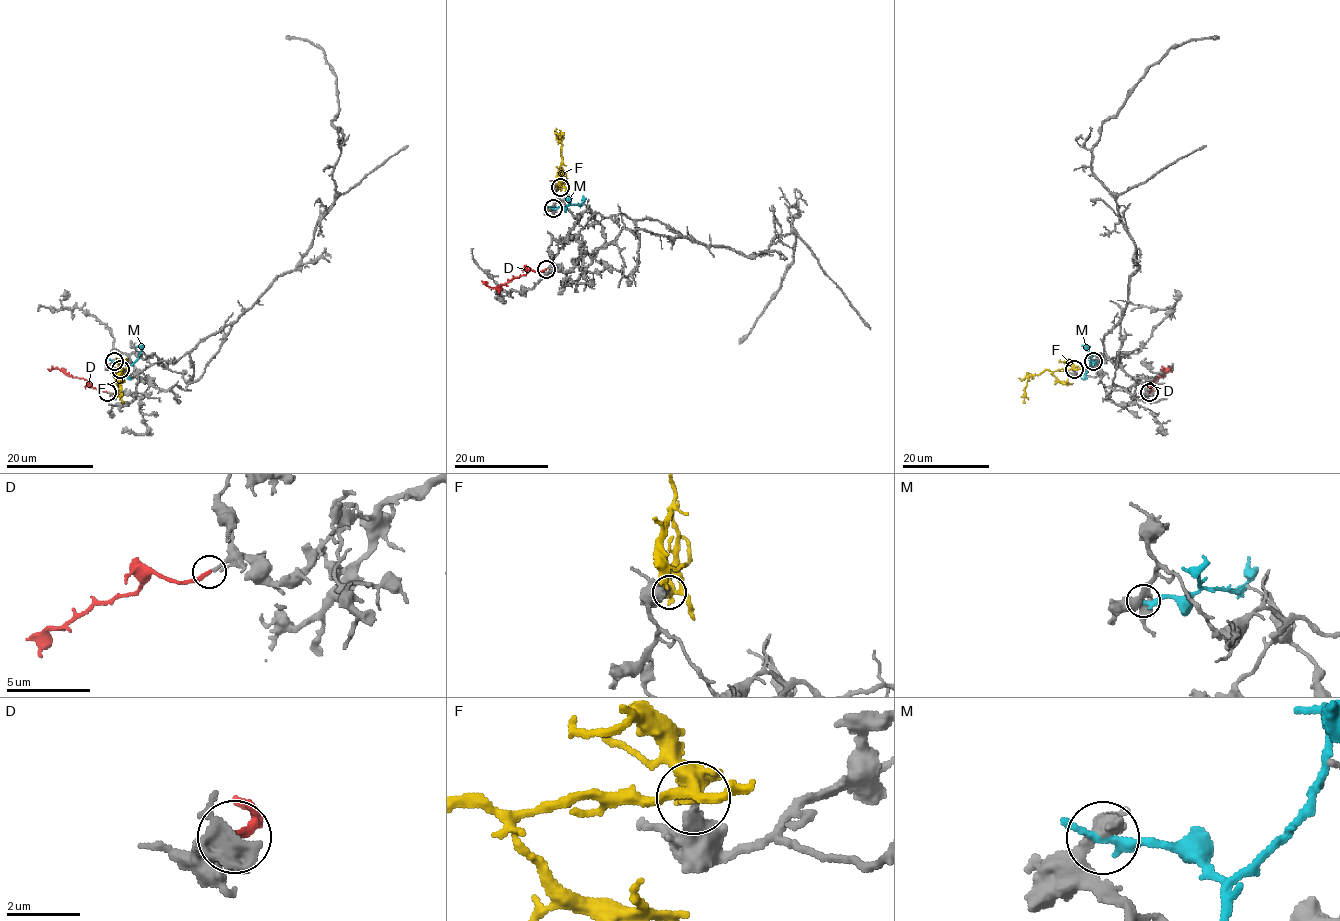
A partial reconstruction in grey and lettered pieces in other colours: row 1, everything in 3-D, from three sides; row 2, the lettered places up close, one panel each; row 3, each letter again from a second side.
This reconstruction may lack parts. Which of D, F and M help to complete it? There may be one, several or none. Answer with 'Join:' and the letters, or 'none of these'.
Join: D

